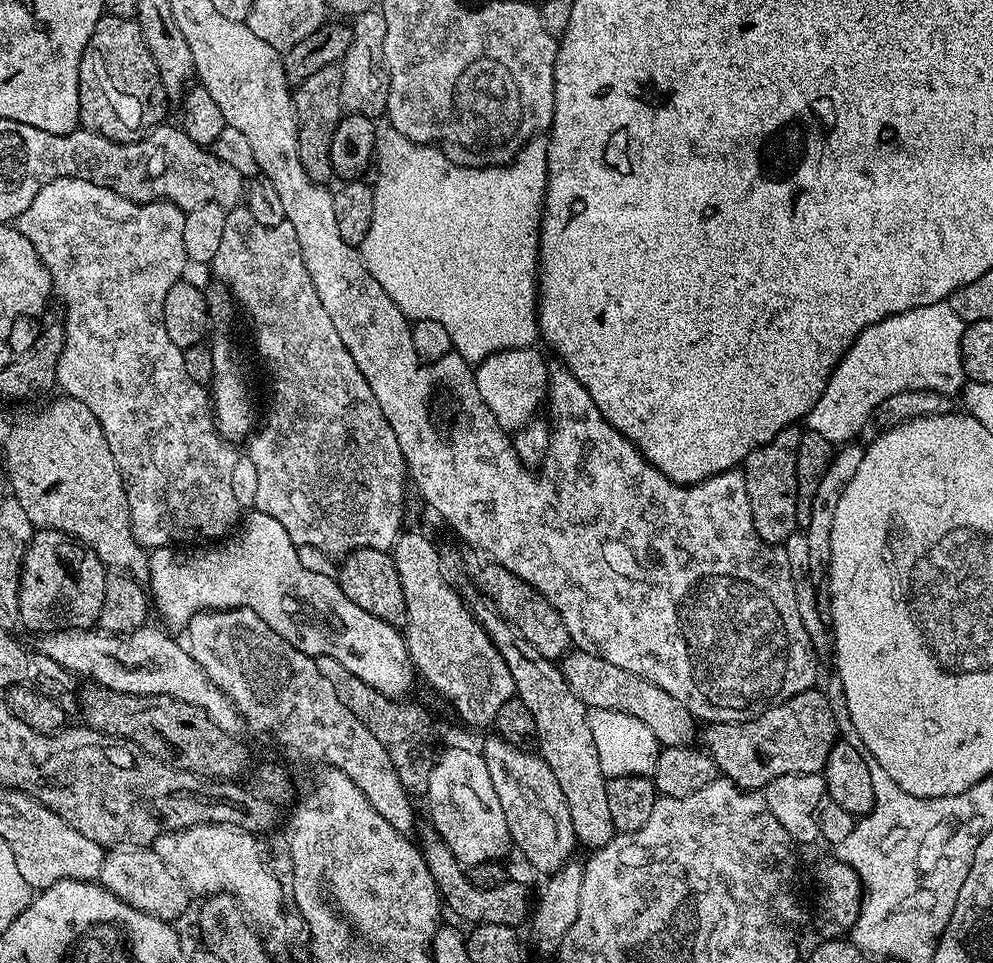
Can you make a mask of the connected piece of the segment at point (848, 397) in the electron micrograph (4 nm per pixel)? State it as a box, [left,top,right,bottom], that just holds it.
[806,302,966,446]

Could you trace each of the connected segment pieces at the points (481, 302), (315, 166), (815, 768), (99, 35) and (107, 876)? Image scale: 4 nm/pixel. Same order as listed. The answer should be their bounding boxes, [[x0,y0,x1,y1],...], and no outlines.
[[358,130,548,366],[294,63,344,185],[703,687,838,790],[78,16,165,144],[99,847,190,922]]

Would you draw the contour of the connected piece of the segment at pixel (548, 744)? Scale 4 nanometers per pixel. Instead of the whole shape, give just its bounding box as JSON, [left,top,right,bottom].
[478,606,617,850]

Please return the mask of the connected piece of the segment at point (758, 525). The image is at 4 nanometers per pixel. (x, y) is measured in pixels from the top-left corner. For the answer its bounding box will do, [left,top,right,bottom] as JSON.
[742,426,801,546]

